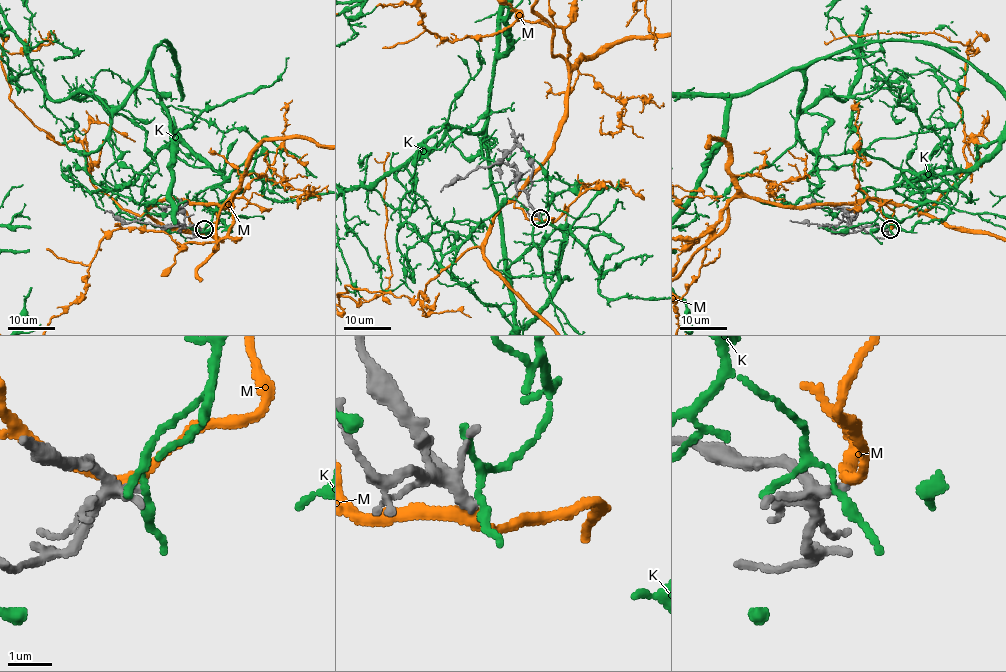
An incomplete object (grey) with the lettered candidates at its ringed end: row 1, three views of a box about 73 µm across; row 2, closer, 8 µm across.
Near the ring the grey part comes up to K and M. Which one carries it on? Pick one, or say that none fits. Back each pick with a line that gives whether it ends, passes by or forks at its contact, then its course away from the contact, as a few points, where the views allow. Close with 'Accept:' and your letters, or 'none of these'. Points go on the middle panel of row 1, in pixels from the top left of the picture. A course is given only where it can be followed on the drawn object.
Accept: none of these

